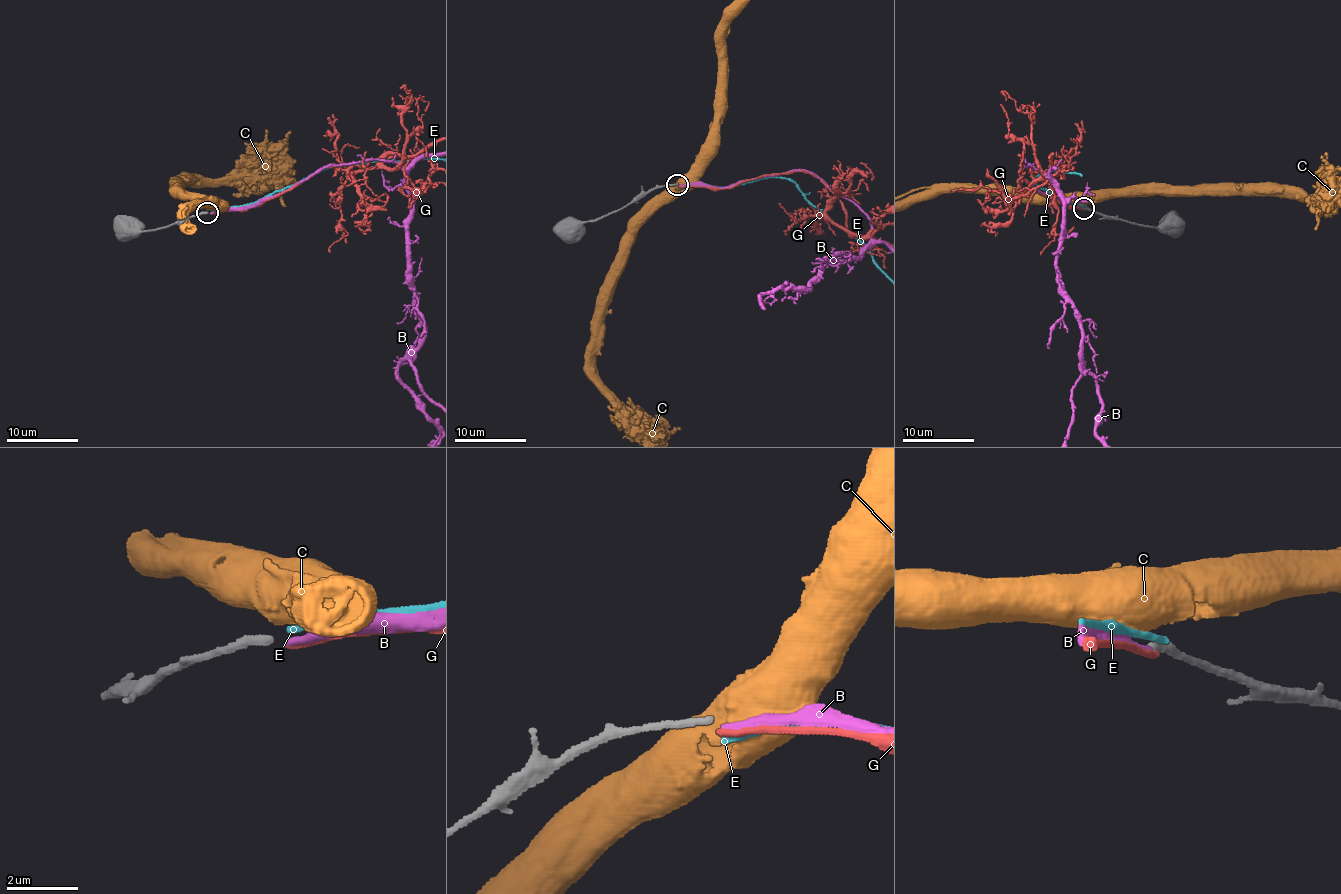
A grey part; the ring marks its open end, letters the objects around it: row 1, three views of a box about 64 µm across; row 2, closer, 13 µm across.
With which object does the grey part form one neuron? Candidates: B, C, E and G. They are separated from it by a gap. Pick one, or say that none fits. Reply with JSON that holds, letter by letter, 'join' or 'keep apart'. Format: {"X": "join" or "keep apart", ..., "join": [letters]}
{"B": "join", "C": "keep apart", "E": "keep apart", "G": "keep apart", "join": ["B"]}

